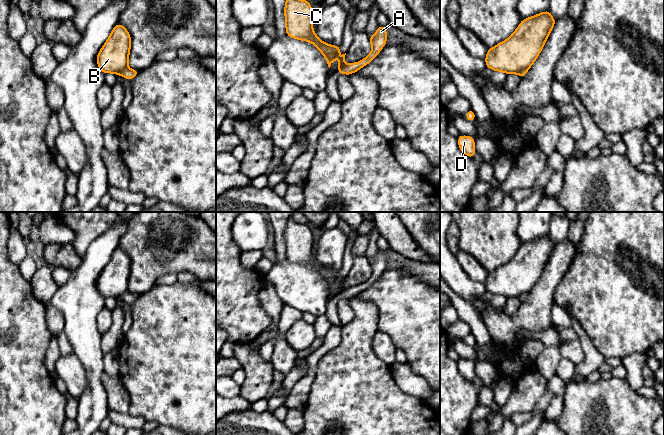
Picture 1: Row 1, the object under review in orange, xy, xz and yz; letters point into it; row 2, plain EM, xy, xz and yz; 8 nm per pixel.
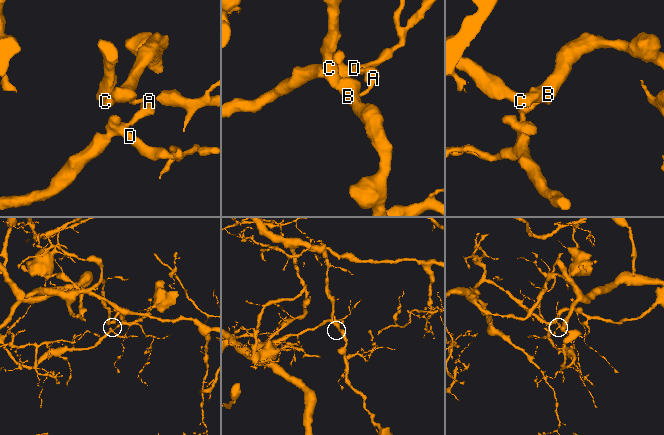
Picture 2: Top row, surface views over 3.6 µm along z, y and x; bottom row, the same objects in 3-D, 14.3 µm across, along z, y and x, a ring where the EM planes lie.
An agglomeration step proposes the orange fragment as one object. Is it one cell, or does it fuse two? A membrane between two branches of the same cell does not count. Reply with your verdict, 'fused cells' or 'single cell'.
fused cells

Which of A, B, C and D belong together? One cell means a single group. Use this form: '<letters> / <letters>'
A D / B C

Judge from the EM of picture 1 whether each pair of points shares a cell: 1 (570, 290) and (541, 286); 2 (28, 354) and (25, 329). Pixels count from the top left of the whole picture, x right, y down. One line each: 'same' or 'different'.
1: different
2: same

